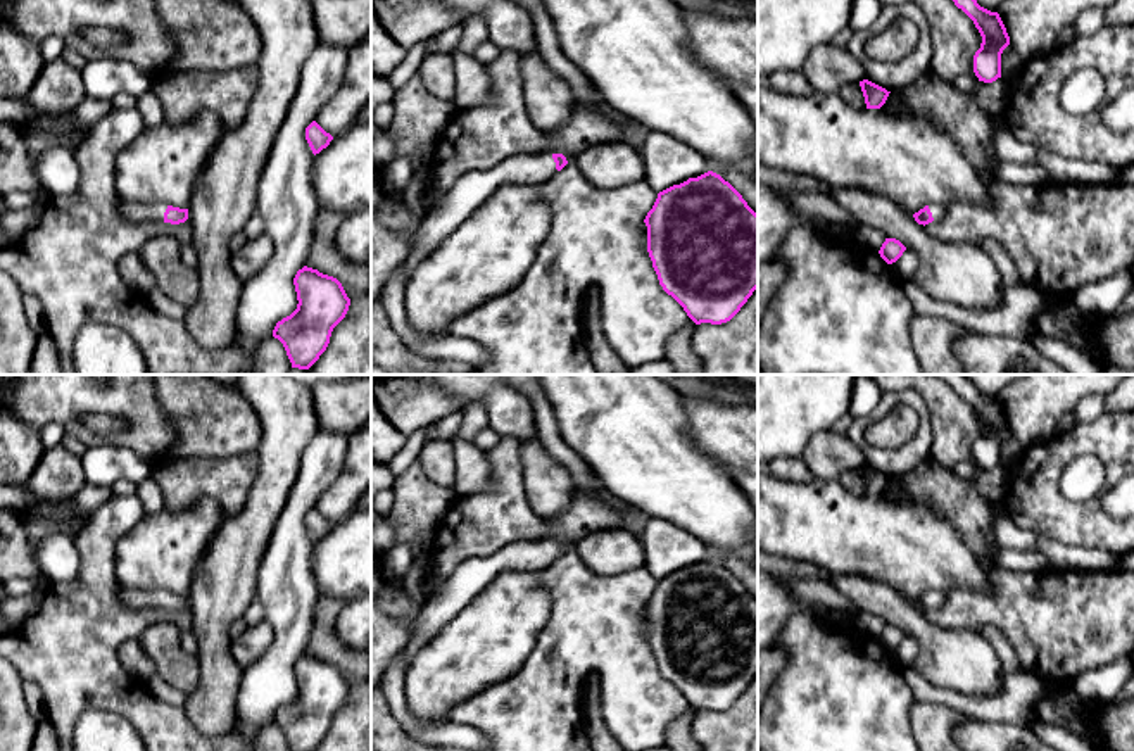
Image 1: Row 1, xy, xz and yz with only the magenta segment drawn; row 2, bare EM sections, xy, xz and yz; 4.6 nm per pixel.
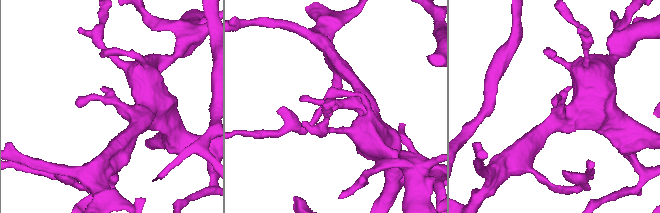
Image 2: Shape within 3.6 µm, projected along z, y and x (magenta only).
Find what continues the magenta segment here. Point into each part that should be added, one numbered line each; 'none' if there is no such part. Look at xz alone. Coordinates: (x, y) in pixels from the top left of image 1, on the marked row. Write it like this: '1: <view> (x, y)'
1: xz (470, 190)

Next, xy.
1: xy (133, 211)

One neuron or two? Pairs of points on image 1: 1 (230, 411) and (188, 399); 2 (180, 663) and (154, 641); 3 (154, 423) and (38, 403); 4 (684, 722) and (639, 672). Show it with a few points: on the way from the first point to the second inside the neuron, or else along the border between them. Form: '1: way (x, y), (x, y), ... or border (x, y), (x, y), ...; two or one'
1: way (220, 411), (206, 411), (199, 404); one
2: way (173, 660), (161, 648); one
3: way (125, 399), (68, 399); one
4: border (689, 705), (665, 732); two

